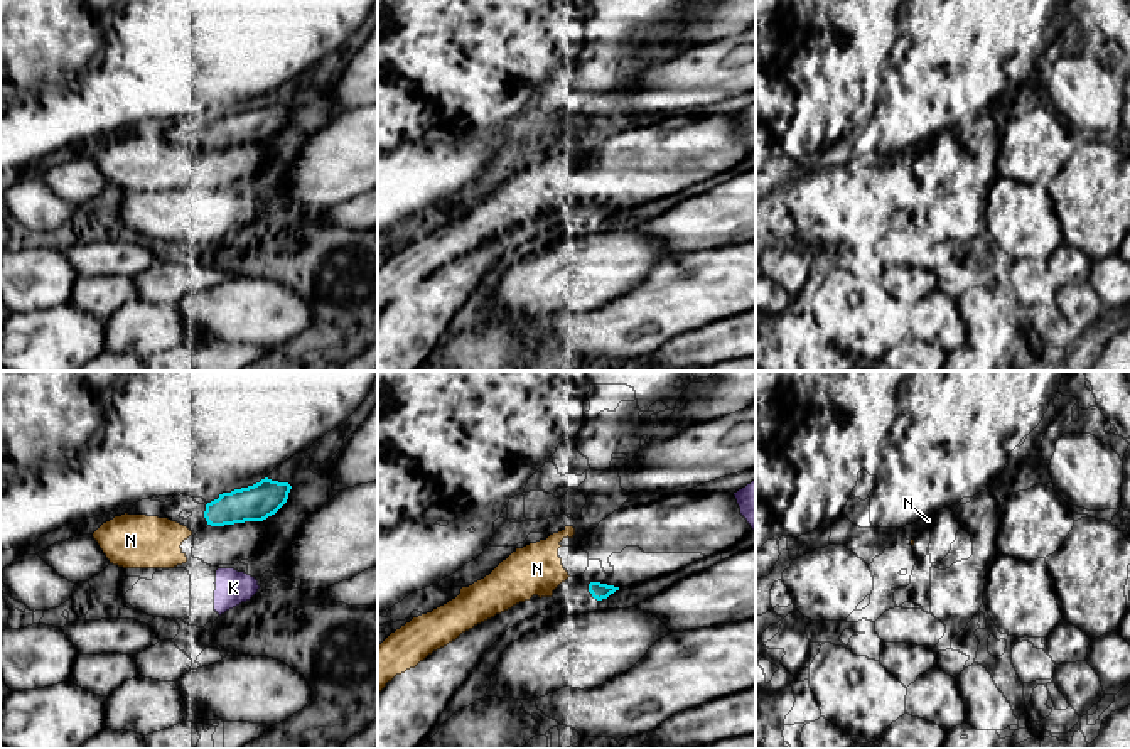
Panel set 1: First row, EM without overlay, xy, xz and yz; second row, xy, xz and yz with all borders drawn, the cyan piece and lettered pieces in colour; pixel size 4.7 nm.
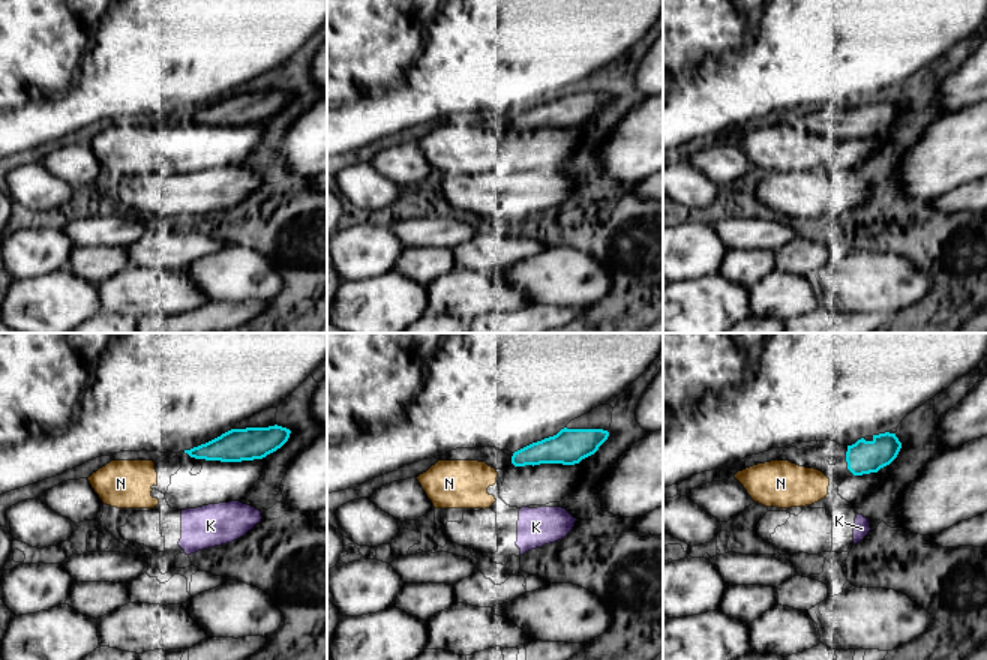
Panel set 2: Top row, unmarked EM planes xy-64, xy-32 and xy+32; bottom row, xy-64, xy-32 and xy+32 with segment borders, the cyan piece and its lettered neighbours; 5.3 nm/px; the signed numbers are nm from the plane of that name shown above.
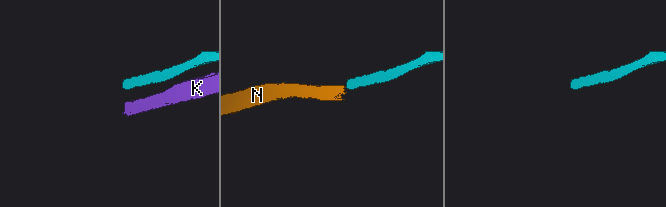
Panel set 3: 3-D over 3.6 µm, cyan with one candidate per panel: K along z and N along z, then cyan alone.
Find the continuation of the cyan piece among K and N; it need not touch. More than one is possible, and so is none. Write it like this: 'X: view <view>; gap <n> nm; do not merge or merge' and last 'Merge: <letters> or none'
K: view xy; gap 200 nm; do not merge
N: view xy; gap 90 nm; do not merge
Merge: none

